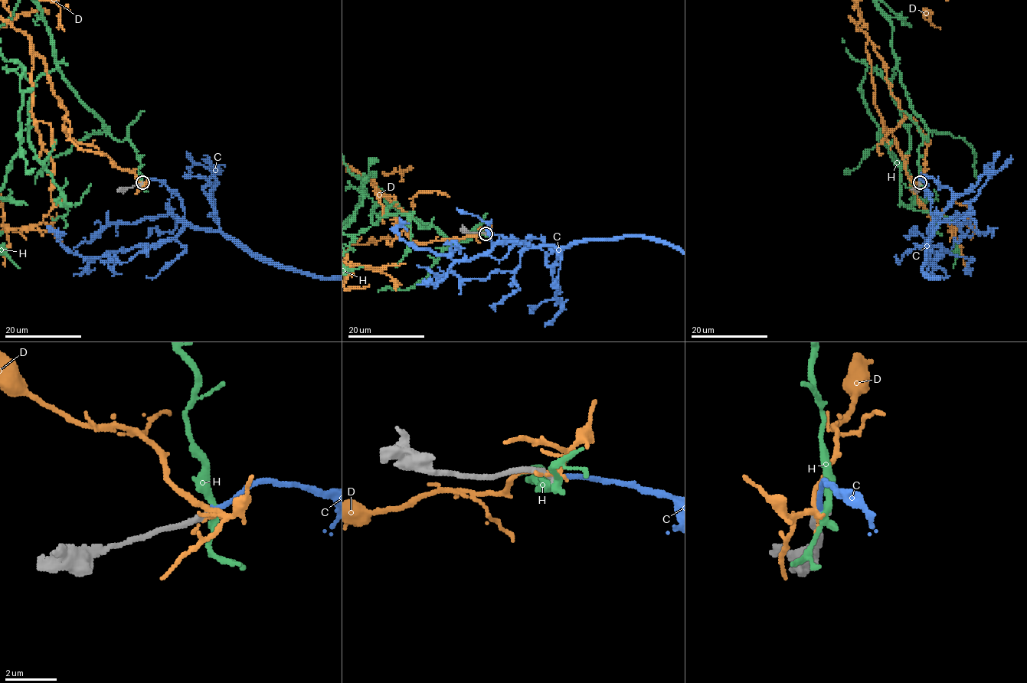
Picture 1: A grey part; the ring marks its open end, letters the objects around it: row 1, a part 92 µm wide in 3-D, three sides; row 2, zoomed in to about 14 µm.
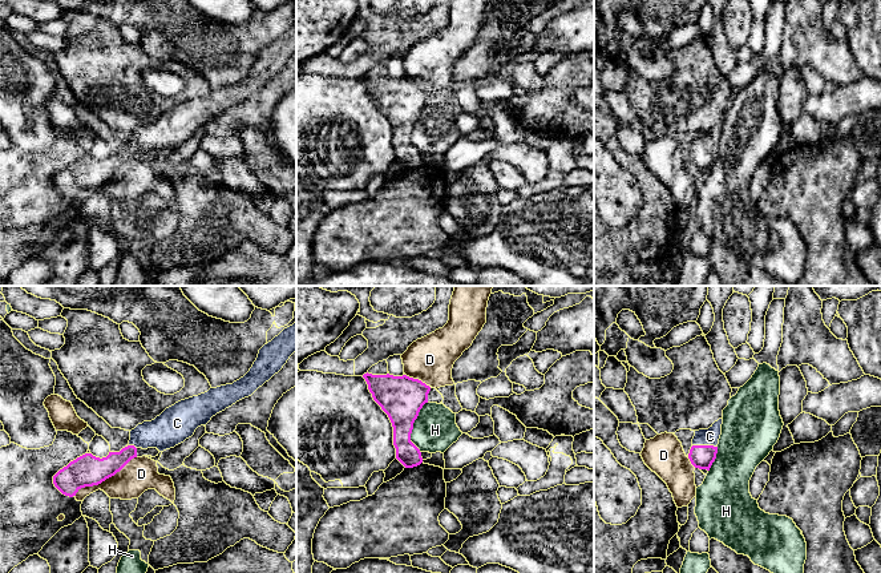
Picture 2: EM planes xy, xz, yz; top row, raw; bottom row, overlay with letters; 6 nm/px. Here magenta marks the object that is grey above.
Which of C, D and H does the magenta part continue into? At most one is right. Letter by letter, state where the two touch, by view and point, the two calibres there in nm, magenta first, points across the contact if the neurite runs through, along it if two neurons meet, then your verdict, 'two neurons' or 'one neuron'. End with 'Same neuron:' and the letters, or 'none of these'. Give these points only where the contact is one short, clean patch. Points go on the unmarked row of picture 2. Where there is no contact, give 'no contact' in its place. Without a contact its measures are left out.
C: yz (704, 148) | 140/100 nm | across yz (702, 158), (704, 148), (710, 138) | one neuron
D: xy (104, 182) | 190/200 nm | two neurons
H: xz (412, 129) | 260/260 nm | along xz (427, 104), (420, 112), (411, 136), (411, 144), (420, 154) | two neurons
Same neuron: C

